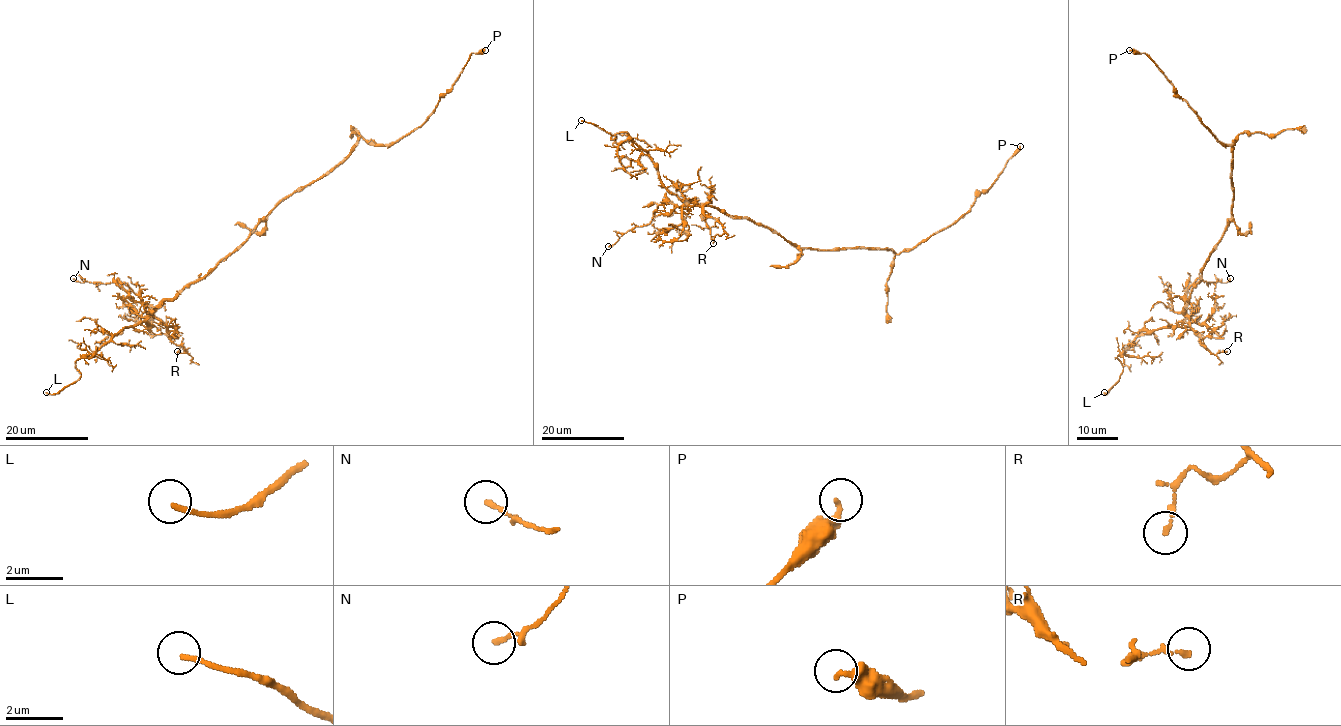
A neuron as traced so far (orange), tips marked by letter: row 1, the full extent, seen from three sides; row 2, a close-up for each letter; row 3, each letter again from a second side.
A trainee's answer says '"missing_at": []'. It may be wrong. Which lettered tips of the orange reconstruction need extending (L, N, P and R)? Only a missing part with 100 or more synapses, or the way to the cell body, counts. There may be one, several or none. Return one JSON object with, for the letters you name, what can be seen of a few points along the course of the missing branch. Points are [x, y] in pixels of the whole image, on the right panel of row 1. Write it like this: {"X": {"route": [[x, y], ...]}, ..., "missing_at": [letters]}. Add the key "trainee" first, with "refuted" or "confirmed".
{"trainee": "refuted", "missing_at": ["L"]}

